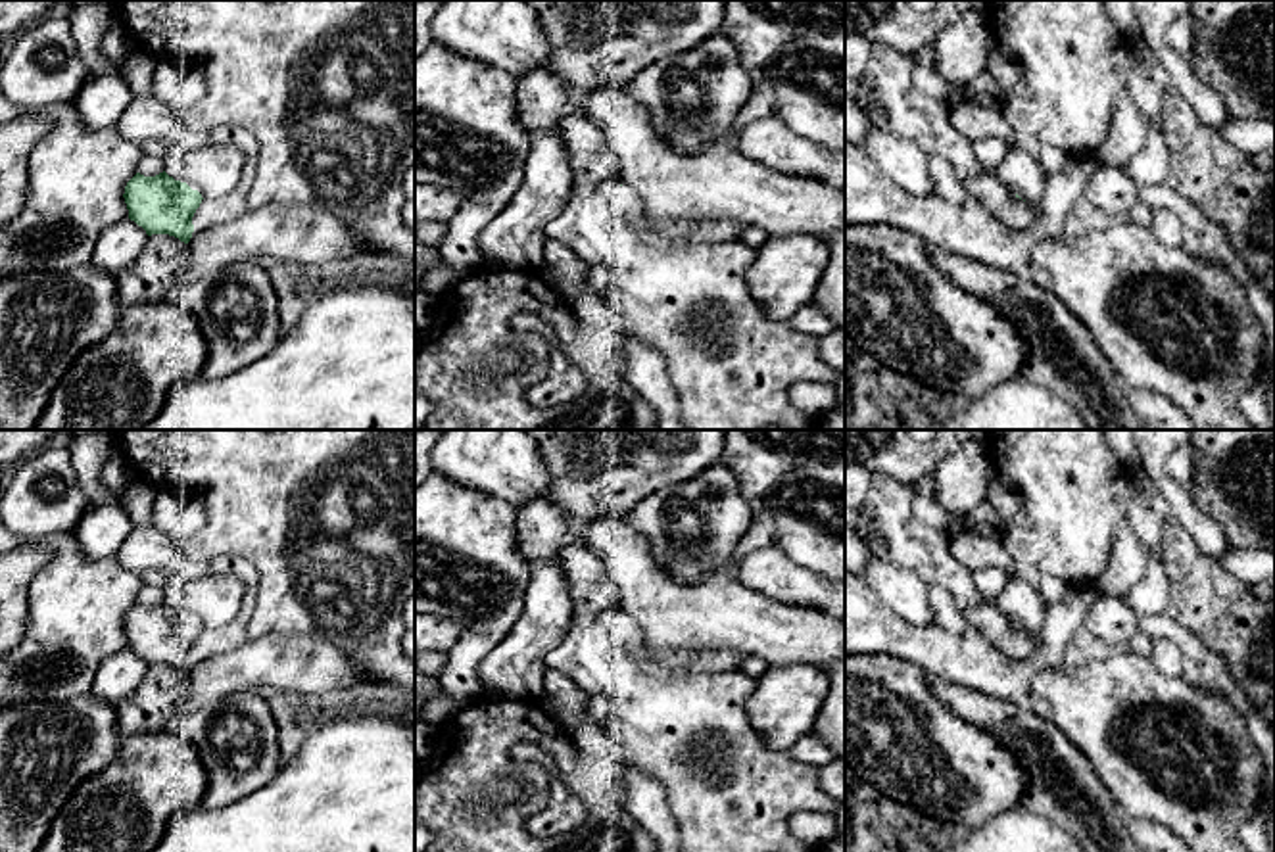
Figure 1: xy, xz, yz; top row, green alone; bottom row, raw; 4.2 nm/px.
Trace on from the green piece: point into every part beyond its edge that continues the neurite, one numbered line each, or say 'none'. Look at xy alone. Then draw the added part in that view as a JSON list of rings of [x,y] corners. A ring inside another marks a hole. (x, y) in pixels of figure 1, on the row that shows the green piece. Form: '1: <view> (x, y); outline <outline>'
none

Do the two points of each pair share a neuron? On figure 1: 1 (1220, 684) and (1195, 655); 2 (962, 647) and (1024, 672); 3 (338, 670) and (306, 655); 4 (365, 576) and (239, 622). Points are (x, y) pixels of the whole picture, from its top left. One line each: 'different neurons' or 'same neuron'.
1: same neuron
2: same neuron
3: same neuron
4: different neurons

